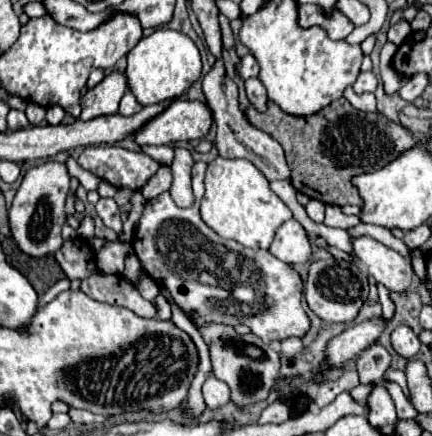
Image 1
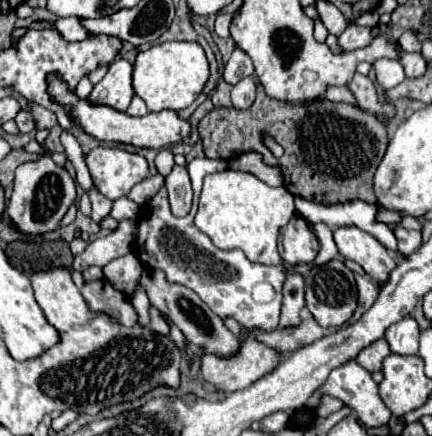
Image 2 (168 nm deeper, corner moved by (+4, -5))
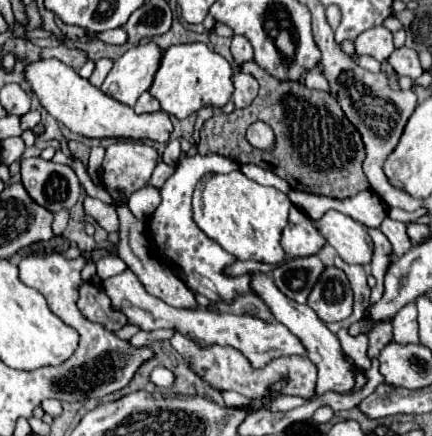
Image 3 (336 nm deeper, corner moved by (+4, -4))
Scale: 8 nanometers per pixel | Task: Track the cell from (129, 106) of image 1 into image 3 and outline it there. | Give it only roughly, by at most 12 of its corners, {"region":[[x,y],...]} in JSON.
{"region":[[143,93],[135,103],[135,113],[159,111],[159,103]]}

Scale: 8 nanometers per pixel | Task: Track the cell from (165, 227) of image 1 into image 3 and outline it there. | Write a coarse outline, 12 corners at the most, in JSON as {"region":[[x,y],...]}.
{"region":[[221,155],[183,157],[147,219],[155,259],[185,273],[211,303],[251,293],[251,275],[191,217],[207,173],[241,165]]}

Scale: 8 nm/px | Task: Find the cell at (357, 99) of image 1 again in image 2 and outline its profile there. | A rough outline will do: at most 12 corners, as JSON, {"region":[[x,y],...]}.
{"region":[[329,86],[325,98],[355,104],[347,86]]}

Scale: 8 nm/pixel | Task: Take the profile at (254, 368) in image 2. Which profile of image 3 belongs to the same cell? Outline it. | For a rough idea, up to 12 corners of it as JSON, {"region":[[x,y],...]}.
{"region":[[125,269],[103,281],[113,307],[143,331],[231,345],[253,369],[305,355],[277,321],[175,309]]}

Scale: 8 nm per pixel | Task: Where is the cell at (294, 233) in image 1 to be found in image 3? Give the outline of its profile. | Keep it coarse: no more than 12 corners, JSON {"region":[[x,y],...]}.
{"region":[[291,207],[280,243],[287,257],[317,255],[327,241]]}

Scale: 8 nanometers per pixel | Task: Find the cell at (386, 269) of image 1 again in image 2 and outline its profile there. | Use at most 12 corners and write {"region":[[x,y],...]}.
{"region":[[339,226],[339,254],[379,284],[395,266],[387,248],[357,226]]}

